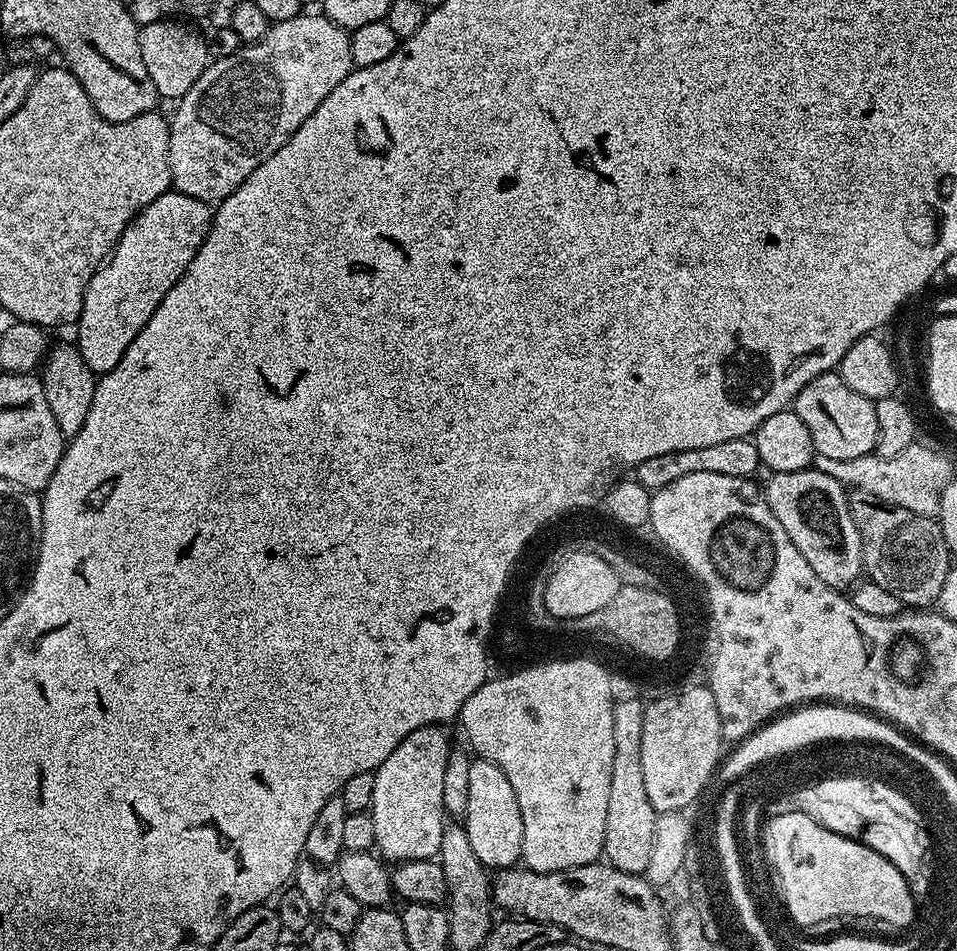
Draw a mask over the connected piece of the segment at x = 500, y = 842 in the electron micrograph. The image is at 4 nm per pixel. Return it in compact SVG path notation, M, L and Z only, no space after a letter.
M473 759L466 769L468 778L468 802L465 804L462 823L474 846L474 854L489 870L503 870L519 865L522 850L522 814L518 810L518 798L514 798L514 789L498 766L489 760Z

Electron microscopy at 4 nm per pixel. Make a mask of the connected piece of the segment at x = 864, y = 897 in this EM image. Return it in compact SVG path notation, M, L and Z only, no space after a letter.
M796 815L781 816L774 821L768 833L773 847L774 866L780 868L775 879L778 881L779 891L784 891L782 904L789 921L792 919L796 924L824 924L839 916L865 916L868 920L881 920L896 928L904 928L909 923L908 928L913 923L912 889L905 885L904 875L889 864L882 854L868 848L859 839L840 836L834 832L829 835L824 829L812 825L812 820Z

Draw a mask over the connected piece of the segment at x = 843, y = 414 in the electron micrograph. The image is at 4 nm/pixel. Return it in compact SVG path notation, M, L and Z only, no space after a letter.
M839 371L823 372L818 374L818 378L806 382L790 408L798 414L798 418L802 418L806 430L810 430L816 456L845 460L875 453L878 442L878 414L875 403L850 390L850 386L842 382Z

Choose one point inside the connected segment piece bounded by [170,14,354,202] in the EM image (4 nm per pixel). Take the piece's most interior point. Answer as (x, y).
(244, 107)

